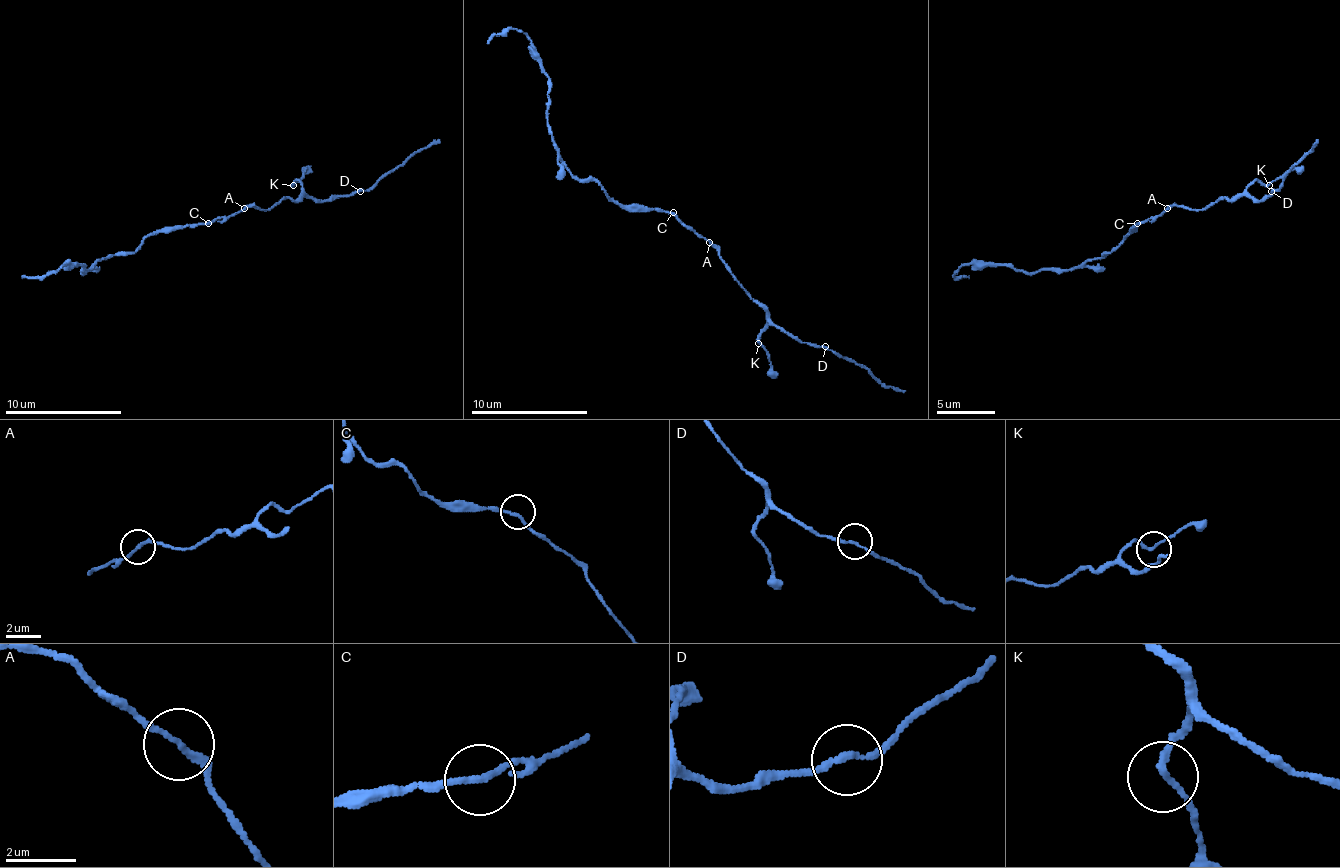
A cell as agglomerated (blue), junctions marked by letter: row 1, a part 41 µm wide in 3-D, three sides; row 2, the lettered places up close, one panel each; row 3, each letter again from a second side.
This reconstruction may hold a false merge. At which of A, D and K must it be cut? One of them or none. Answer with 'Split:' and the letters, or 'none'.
Split: A

